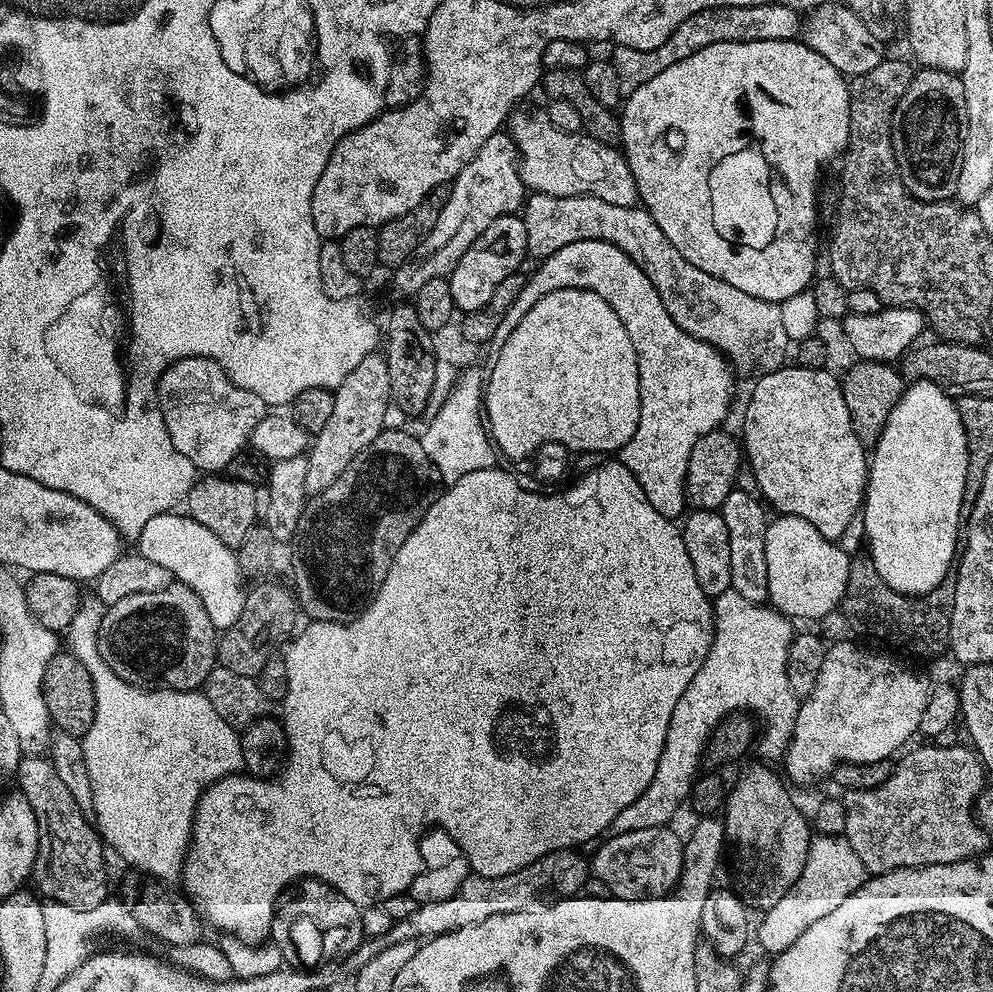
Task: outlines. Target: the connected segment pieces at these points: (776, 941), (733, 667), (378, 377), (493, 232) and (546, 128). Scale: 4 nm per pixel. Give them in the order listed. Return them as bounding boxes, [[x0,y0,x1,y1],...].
[[756,835,866,954],[611,590,798,835],[306,354,391,497],[447,215,528,313],[506,107,640,207]]

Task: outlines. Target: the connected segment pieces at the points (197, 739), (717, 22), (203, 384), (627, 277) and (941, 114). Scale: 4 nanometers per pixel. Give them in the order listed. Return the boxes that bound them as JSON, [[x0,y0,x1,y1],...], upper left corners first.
[[66,603,244,882],[610,2,801,98],[156,356,270,474],[496,240,734,521],[892,67,964,200]]

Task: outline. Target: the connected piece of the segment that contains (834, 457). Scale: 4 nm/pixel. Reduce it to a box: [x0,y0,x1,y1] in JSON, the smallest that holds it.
[742,366,868,541]

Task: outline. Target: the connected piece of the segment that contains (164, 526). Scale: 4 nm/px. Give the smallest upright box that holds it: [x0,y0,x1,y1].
[138,511,246,630]

